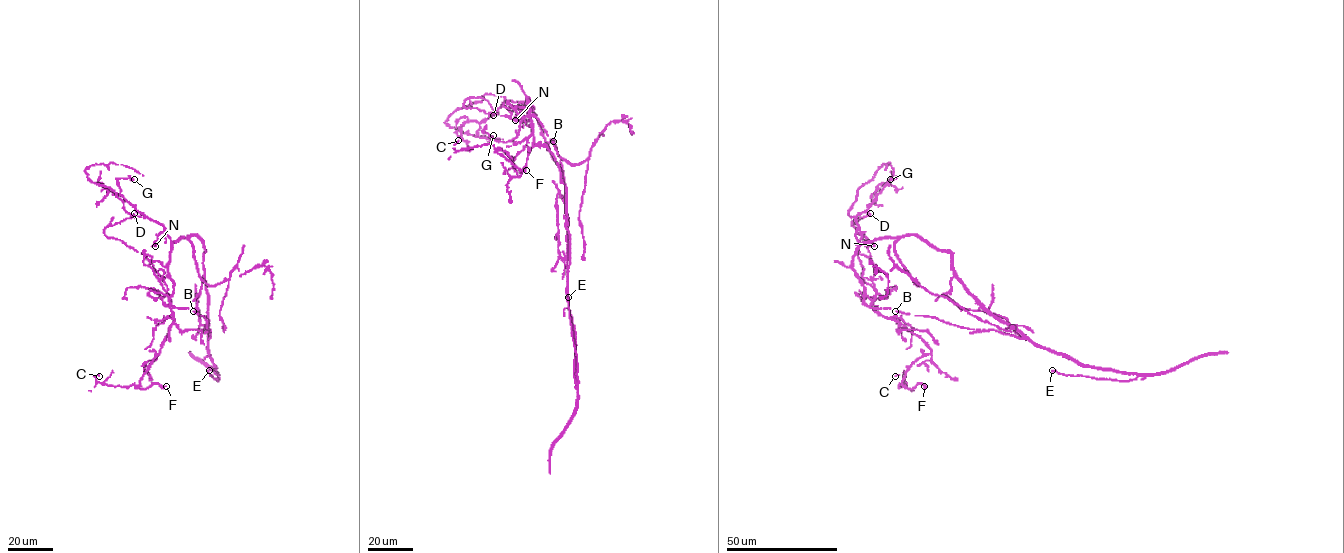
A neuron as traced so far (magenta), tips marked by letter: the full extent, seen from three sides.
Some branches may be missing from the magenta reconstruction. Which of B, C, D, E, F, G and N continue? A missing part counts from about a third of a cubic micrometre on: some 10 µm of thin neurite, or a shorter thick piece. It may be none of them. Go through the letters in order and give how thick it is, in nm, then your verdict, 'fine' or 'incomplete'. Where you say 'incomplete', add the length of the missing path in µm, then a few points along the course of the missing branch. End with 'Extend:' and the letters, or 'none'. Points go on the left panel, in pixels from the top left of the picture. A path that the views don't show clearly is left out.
B: 240 nm | fine
C: 140 nm | fine
D: 150 nm | fine
E: 180 nm | fine
F: 200 nm | fine
G: 500 nm | fine
N: 200 nm | fine
Extend: none

